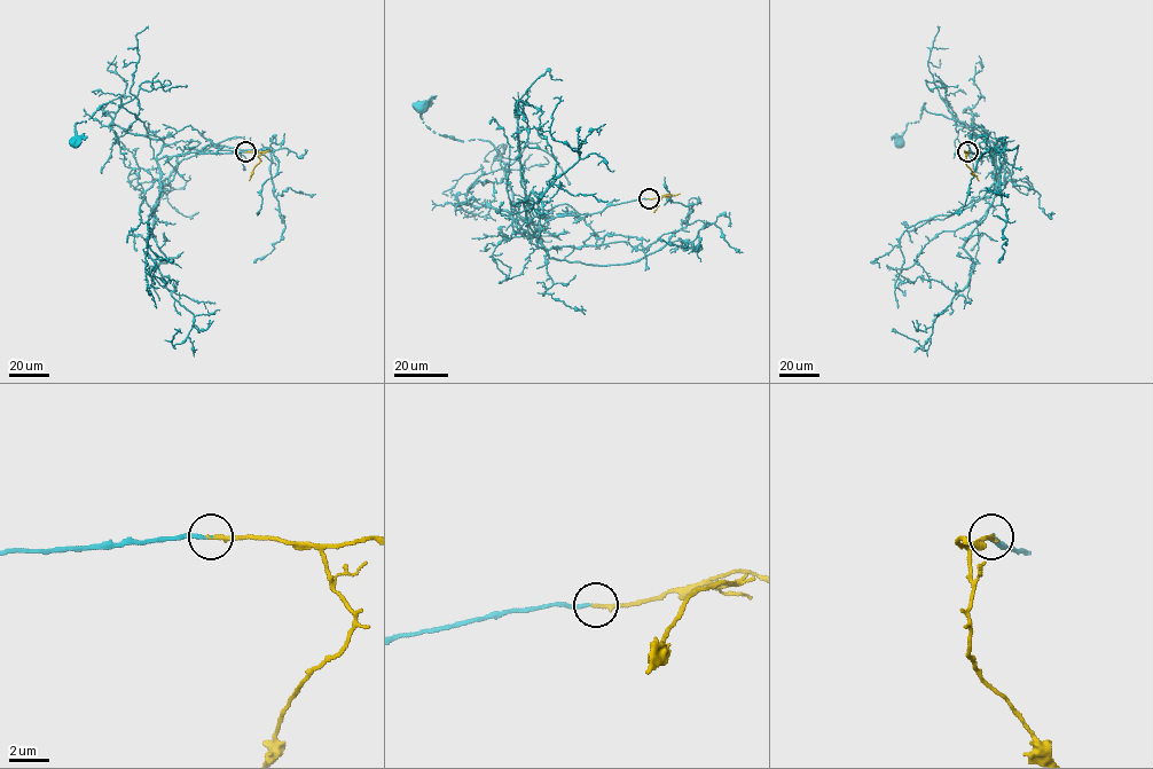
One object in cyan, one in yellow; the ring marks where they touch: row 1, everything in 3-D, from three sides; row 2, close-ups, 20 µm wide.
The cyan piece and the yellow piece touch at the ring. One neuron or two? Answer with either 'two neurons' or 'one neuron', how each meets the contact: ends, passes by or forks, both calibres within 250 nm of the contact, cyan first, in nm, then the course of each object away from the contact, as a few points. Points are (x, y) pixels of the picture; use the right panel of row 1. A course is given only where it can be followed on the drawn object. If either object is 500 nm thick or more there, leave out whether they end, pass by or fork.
one neuron; cyan ends there; yellow ends there; 160 nm thick on the cyan side, 240 nm on the other; cyan runs (967, 151), (995, 159), (988, 139), (979, 131), (930, 112), (925, 102), (920, 118), (909, 123), (901, 142); yellow runs (967, 151), (965, 164), (978, 180)

